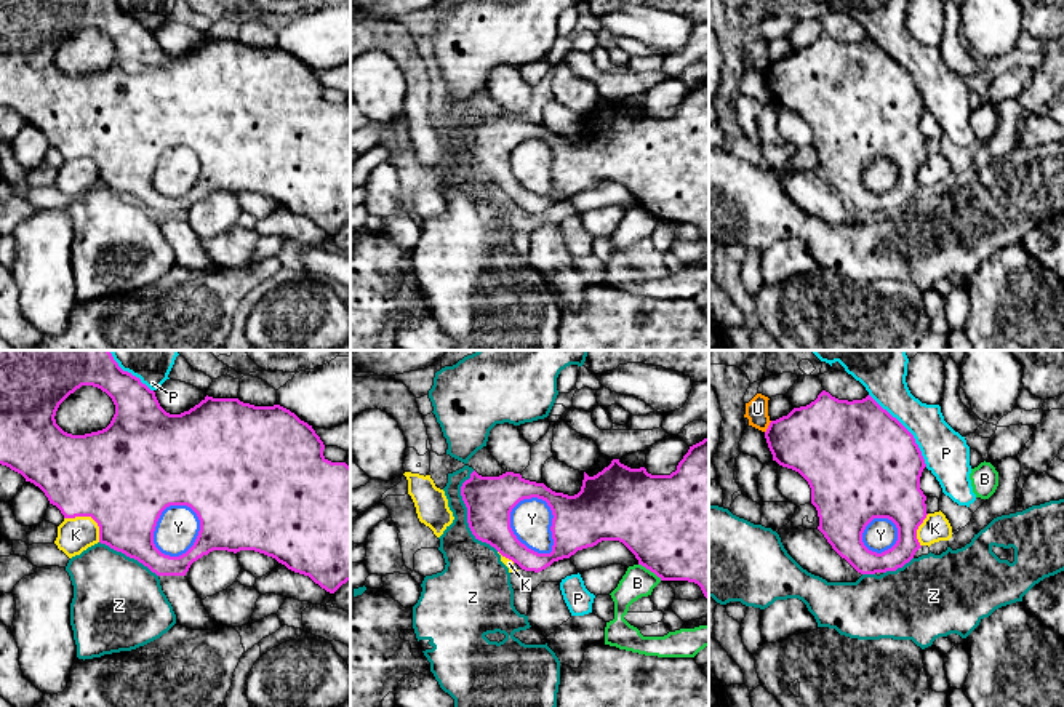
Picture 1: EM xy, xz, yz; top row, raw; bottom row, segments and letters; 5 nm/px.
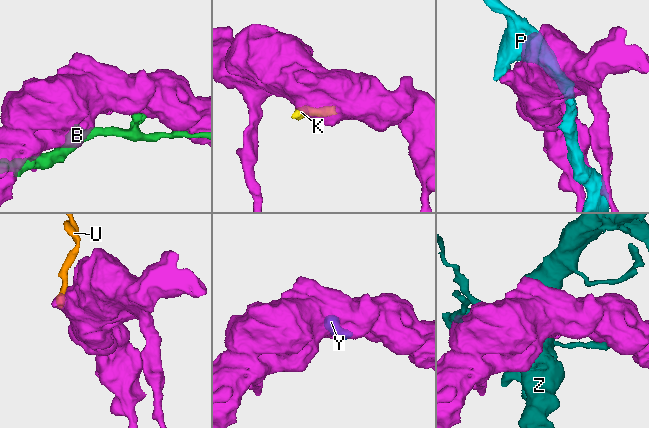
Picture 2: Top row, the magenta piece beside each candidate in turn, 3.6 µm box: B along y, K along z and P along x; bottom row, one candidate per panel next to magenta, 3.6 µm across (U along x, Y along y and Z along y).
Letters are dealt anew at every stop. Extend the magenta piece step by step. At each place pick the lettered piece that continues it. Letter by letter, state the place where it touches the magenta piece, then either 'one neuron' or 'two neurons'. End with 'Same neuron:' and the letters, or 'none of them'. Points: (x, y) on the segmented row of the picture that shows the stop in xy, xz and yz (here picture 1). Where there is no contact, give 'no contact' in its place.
B: xz (650, 570) | two neurons
K: xy (90, 515) | two neurons
P: yz (906, 429) | two neurons
U: yz (768, 427) | two neurons
Y: xz (554, 517) | two neurons
Z: xz (468, 515) | two neurons
Same neuron: none of them

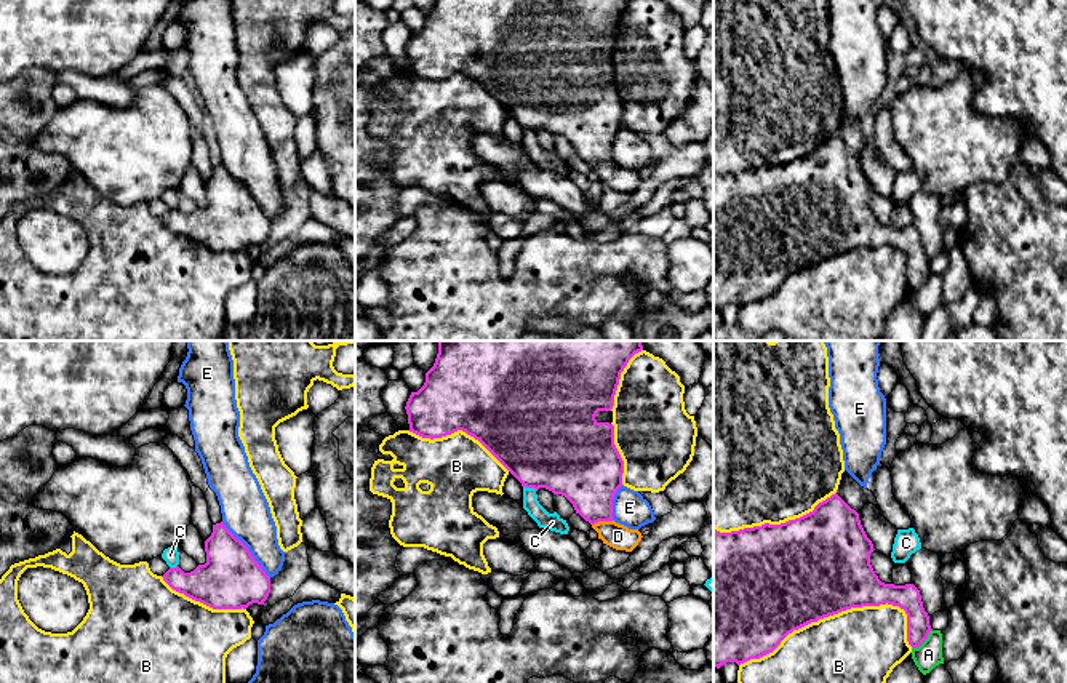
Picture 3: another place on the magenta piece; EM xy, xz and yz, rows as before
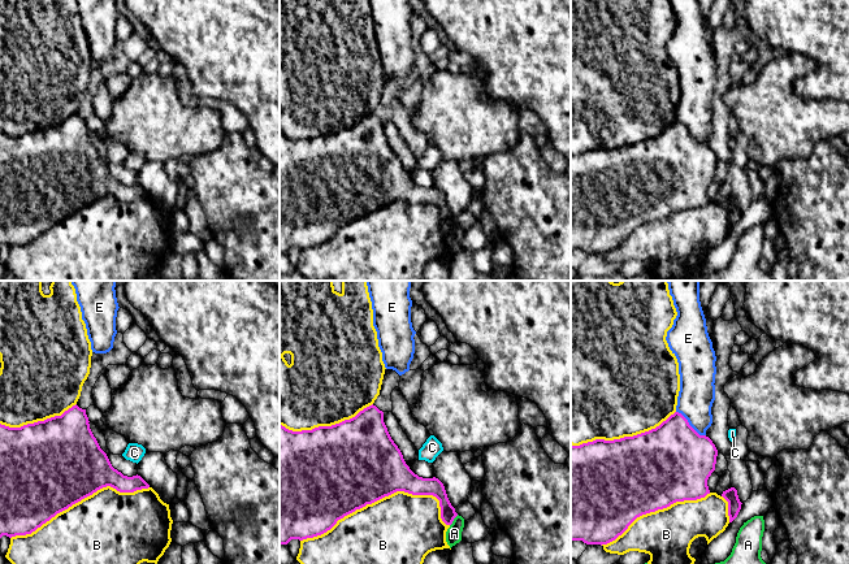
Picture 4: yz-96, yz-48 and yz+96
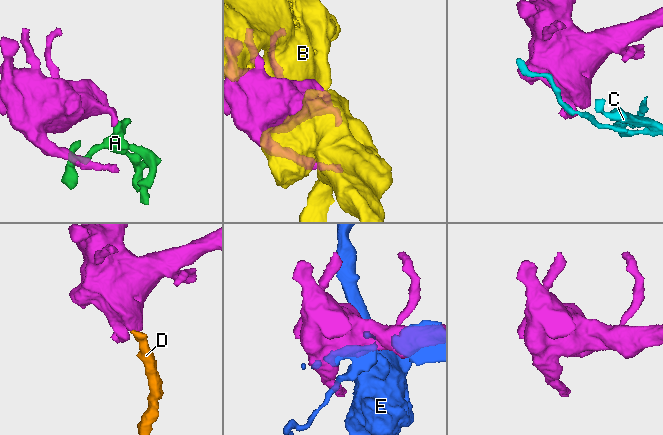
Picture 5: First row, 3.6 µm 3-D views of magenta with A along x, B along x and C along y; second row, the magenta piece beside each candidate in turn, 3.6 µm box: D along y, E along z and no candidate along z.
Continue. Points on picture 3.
A: yz (923, 640) | two neurons
B: yz (823, 618) | two neurons
C: xz (530, 487) | two neurons
D: xz (602, 520) | one neuron
E: xy (248, 551) | two neurons
Same neuron: D

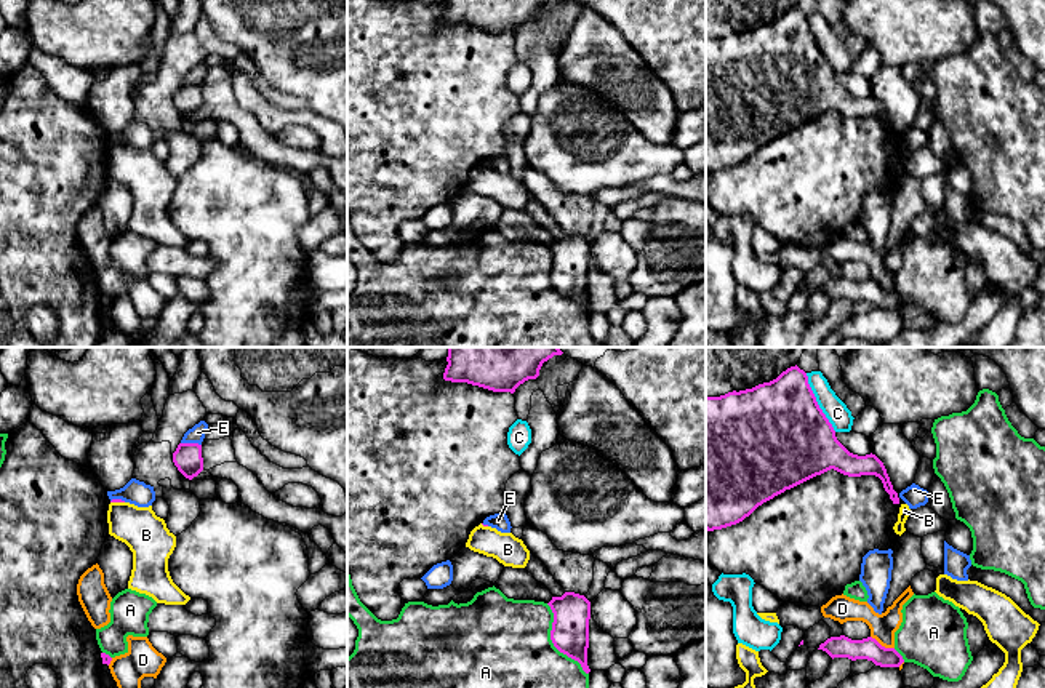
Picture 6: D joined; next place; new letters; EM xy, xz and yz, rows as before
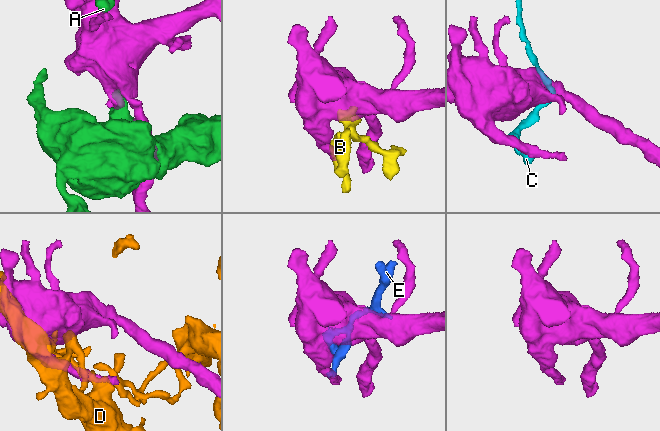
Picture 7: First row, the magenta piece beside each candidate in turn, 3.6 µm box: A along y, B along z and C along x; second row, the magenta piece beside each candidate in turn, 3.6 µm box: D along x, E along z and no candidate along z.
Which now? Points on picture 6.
A: xz (552, 642) | two neurons
B: xy (117, 501) | two neurons
C: yz (816, 402) | two neurons
D: yz (880, 645) | two neurons
E: xy (191, 444) | two neurons
Same neuron: none of them

